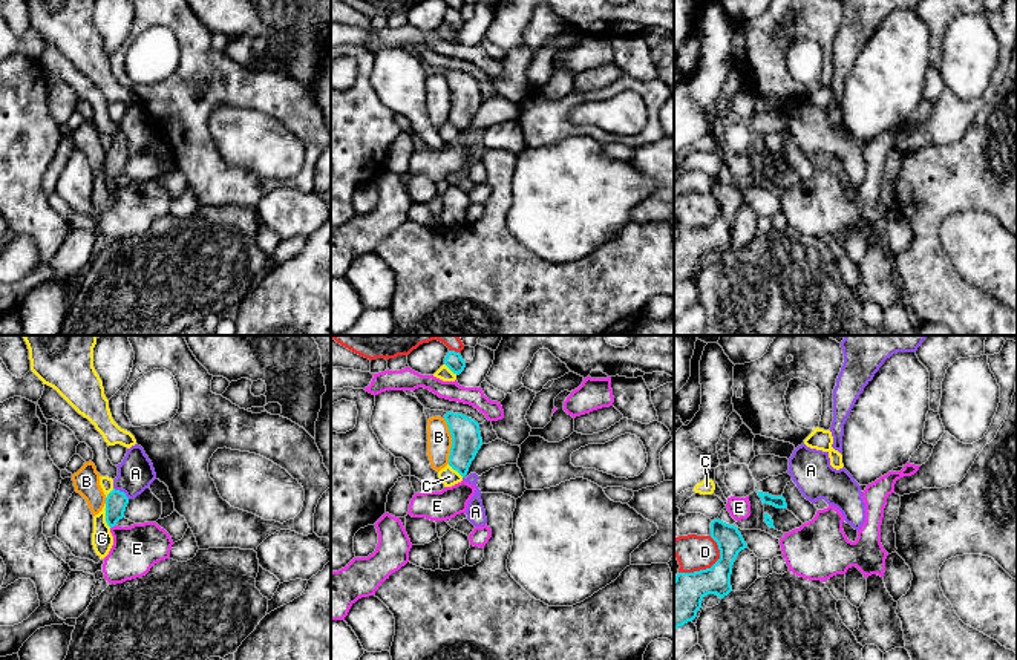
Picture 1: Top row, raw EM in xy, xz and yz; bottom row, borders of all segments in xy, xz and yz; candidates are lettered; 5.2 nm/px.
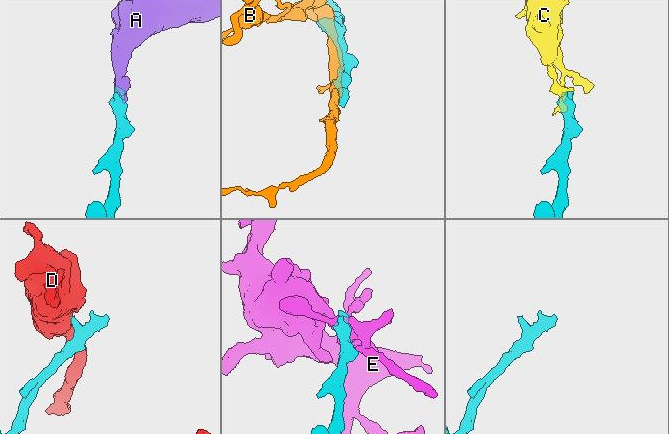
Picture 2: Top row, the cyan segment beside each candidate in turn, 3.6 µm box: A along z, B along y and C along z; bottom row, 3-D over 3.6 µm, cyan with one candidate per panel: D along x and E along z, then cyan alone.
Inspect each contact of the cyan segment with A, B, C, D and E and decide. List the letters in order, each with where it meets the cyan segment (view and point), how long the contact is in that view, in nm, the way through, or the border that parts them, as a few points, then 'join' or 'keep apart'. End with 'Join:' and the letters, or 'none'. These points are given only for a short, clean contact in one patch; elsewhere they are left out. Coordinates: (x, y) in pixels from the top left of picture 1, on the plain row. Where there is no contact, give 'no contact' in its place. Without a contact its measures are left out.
A: meets cyan in xy at (121, 149); contact 110 nm long; runs through xy (117, 158), (121, 149), (135, 130); join
B: meets cyan in xz at (452, 98); contact 240 nm long; keep apart
C: meets cyan in xy at (106, 173); contact 130 nm long; keep apart
D: meets cyan in yz at (706, 225); contact 260 nm long; keep apart
E: meets cyan in xy at (112, 182); contact 40 nm long; keep apart
Join: A

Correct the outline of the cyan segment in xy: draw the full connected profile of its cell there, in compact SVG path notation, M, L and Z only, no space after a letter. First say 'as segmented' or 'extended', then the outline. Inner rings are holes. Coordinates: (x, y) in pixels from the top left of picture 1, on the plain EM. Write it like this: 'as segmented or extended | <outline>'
extended | M138 101L127 106L113 136L113 147L106 155L106 179L112 185L124 175L130 156L141 152L156 136L152 118Z

